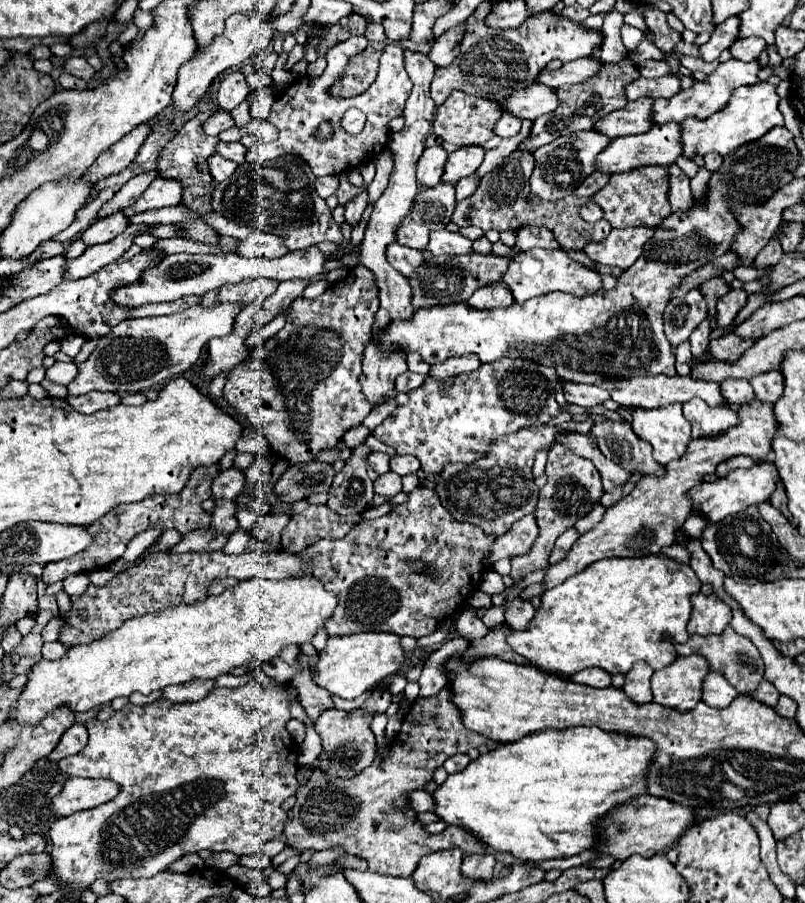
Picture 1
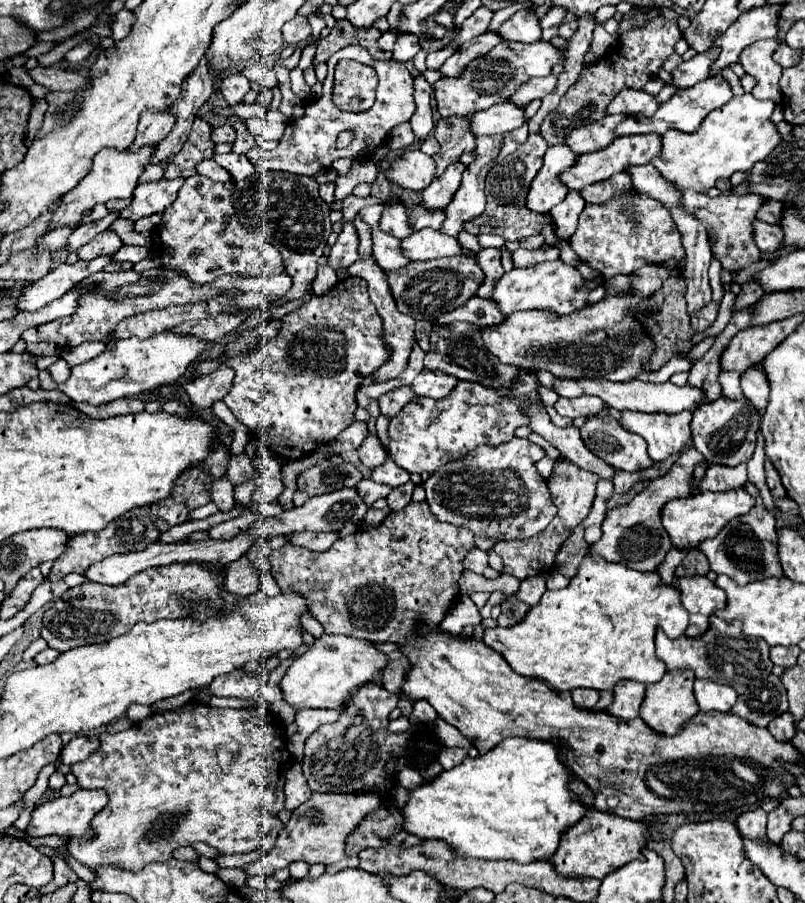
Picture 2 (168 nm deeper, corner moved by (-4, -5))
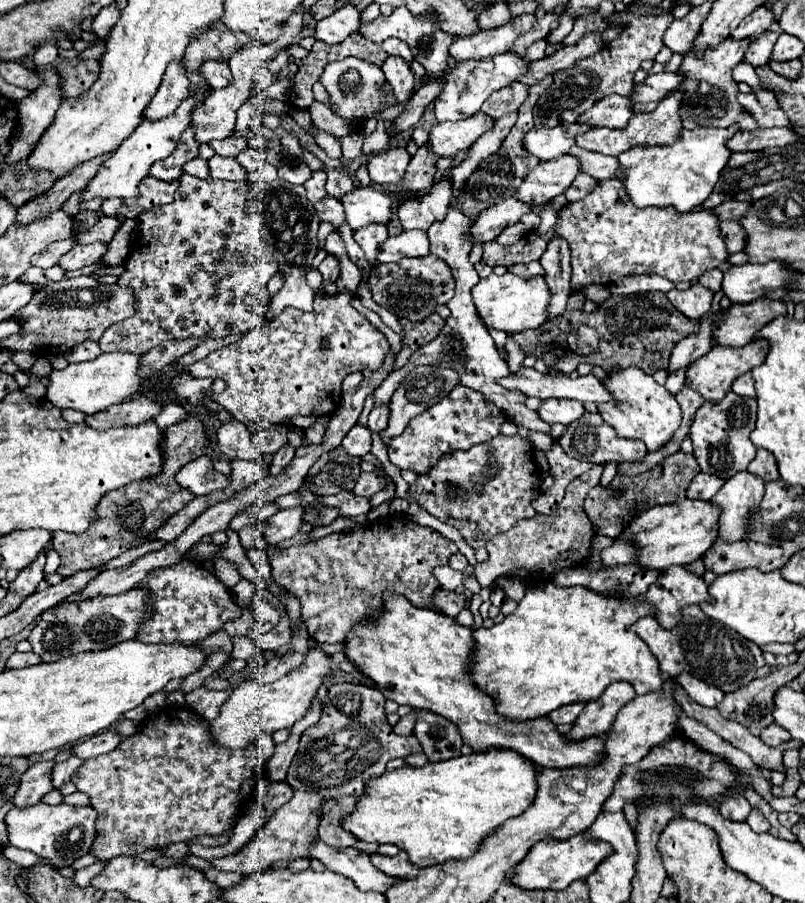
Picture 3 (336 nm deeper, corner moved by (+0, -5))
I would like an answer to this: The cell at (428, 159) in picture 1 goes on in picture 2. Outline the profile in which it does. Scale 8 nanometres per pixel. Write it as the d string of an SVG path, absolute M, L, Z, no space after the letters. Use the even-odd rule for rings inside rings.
M420 150L404 152L390 164L386 178L394 186L420 192L434 180L434 160Z

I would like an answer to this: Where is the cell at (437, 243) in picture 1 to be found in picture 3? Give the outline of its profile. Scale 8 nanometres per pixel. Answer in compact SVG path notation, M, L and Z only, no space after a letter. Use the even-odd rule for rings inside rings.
M404 230L398 236L390 236L378 254L378 262L388 264L388 262L398 262L406 256L426 256L430 254L430 242L426 232L422 230Z

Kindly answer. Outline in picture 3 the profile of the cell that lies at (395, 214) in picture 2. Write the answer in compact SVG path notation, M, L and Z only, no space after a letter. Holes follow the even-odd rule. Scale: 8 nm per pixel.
M356 188L350 194L342 196L346 210L346 222L352 230L364 228L368 224L388 224L392 220L392 196L382 190Z

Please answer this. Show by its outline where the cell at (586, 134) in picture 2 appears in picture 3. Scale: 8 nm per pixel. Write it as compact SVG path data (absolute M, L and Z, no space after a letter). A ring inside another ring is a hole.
M560 124L556 128L532 128L524 136L524 148L540 160L552 160L568 154L578 134L588 132L586 124Z

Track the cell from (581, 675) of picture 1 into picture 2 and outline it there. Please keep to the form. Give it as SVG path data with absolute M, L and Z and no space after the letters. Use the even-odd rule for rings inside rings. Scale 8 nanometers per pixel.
M578 688L578 690L570 692L570 696L572 696L572 702L574 702L576 708L586 708L586 710L590 710L590 708L598 702L600 692L592 692L592 690L582 692L582 688Z

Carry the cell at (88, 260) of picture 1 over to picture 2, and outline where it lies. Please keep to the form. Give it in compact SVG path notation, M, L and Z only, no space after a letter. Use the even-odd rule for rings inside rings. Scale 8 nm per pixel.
M100 256L90 262L78 260L76 264L62 262L60 266L50 270L44 278L40 278L36 282L28 282L22 288L22 294L16 300L16 310L18 312L40 310L42 306L50 304L52 300L64 296L68 290L78 286L88 274L100 272L110 262L112 262L110 256Z

